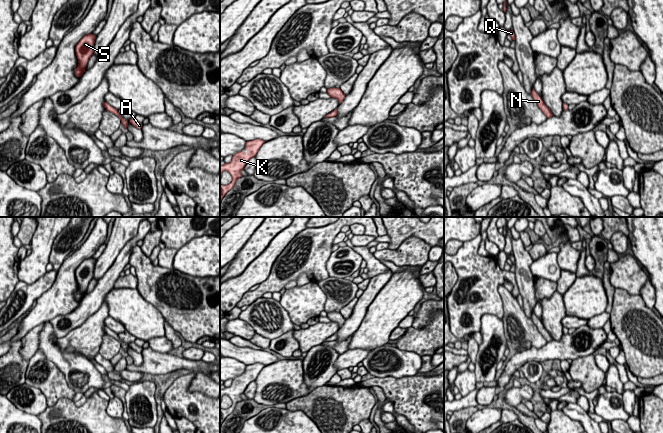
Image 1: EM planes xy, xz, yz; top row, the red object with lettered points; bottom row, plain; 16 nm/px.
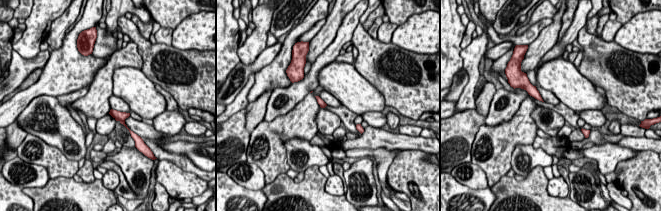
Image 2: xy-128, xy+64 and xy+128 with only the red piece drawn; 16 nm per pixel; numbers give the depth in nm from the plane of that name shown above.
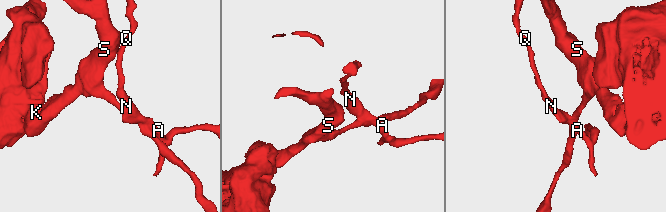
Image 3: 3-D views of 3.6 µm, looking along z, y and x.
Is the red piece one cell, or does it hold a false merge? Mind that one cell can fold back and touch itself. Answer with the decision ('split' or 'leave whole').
split

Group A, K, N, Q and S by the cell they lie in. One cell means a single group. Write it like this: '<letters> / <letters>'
A N Q / K S

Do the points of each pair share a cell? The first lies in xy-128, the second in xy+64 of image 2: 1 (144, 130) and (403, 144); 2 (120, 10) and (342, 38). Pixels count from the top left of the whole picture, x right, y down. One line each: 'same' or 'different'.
1: same
2: different

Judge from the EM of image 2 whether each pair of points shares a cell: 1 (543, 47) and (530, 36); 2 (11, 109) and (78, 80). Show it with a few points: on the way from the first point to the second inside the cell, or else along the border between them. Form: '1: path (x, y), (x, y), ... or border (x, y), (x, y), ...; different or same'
1: border (551, 23), (546, 25), (528, 45); different
2: path (28, 94), (54, 80), (61, 80); same

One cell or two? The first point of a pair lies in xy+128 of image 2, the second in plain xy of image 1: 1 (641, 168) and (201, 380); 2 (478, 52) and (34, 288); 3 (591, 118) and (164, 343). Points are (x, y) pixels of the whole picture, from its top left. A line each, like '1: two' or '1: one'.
1: two
2: two
3: one

